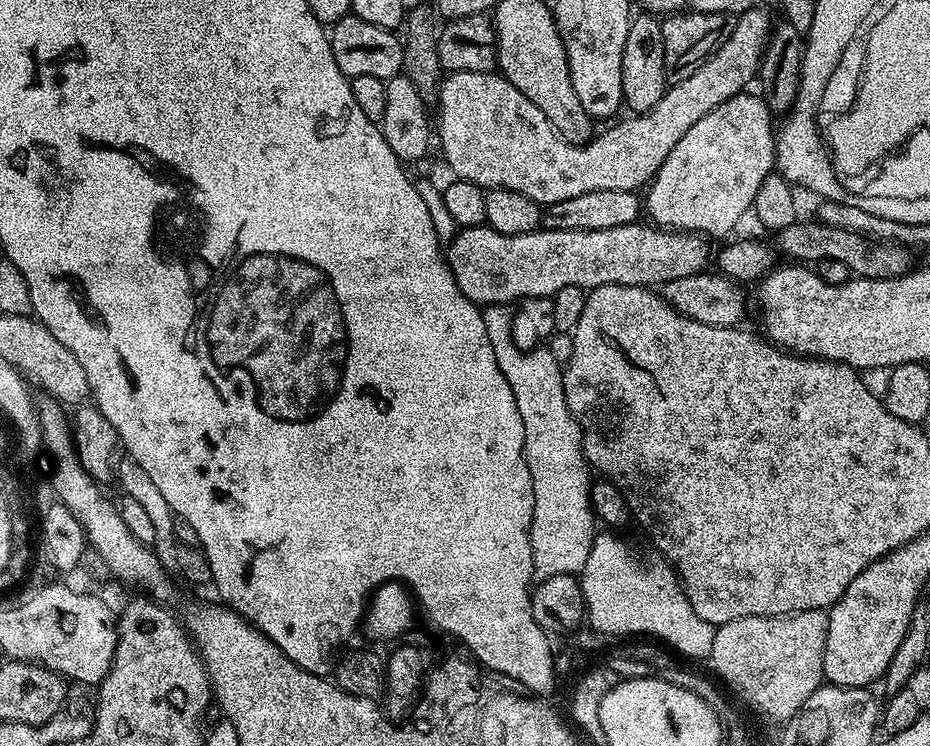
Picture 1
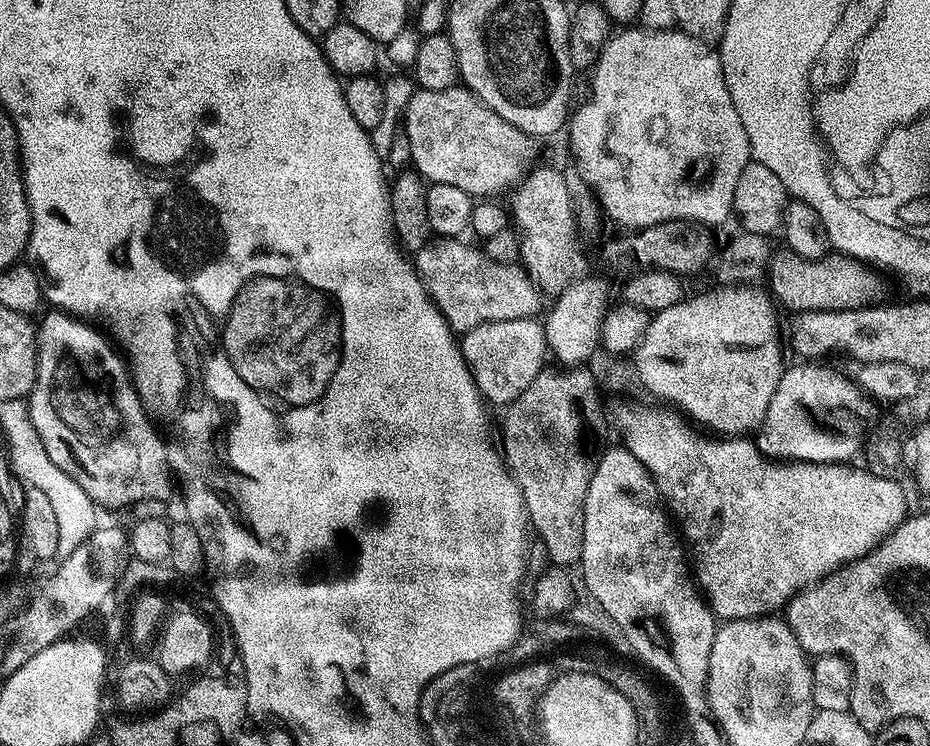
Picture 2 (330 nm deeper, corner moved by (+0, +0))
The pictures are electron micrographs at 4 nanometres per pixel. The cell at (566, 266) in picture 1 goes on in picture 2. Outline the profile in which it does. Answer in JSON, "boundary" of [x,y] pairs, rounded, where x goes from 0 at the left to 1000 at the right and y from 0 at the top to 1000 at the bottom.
{"boundary":[[[474,316],[465,319],[445,339],[445,358],[460,397],[469,406],[487,445],[500,448],[518,433],[544,432],[545,428],[570,428],[582,422],[583,393],[576,379],[565,367],[558,353],[541,354],[531,351],[515,332],[506,332],[495,319]]]}

